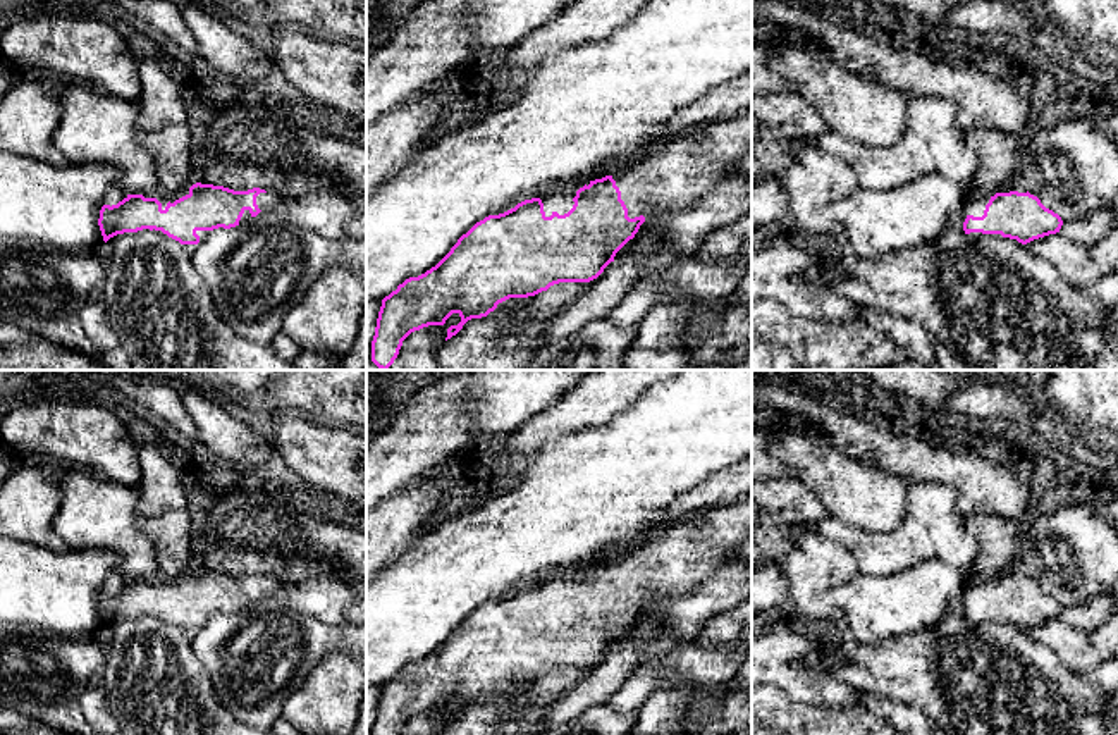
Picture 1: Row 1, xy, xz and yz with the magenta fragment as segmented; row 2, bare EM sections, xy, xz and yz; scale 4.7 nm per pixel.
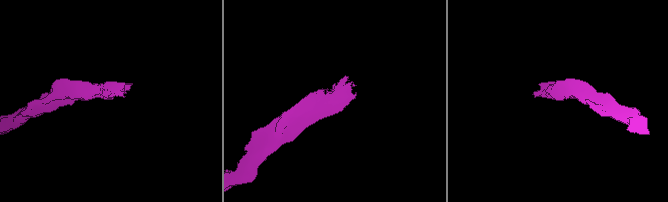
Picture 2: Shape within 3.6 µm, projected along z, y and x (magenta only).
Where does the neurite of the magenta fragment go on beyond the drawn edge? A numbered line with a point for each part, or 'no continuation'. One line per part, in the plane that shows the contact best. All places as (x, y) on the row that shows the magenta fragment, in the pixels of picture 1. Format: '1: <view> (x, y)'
1: yz (976, 205)

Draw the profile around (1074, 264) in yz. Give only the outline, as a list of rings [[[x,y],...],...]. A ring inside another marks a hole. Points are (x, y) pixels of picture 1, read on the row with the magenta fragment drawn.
[[[1061,232],[1034,239],[1027,243],[1027,250],[1032,256],[1049,263],[1063,281],[1080,291],[1092,287],[1103,275],[1090,250],[1070,241]]]

